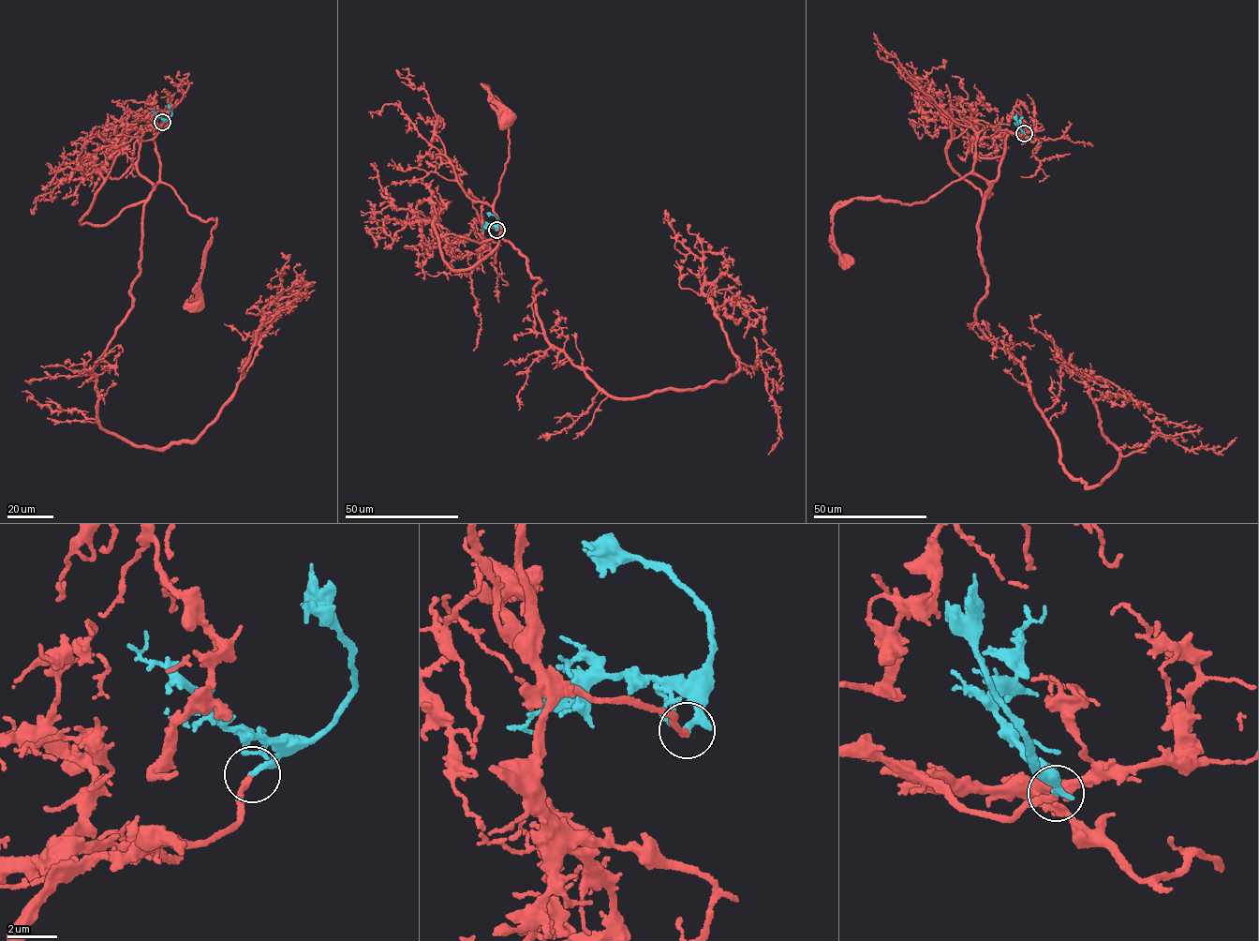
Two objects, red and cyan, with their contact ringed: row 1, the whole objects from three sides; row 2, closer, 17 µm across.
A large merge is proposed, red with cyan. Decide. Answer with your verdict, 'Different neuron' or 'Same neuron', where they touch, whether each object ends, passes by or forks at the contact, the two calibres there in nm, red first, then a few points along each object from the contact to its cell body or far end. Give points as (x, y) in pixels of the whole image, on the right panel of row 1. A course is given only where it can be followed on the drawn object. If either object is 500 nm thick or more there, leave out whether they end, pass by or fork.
Same neuron. Place: (1024, 133). At the ring red ends. At the ring cyan passes by. Thickness 200 nm (red) against 180 nm. Course of red: (1024, 133), (1007, 136), (995, 180), (967, 174), (924, 201), (865, 197), (836, 209), (835, 246), (847, 263). Course of cyan: (1024, 133), (1016, 122), (1016, 113)

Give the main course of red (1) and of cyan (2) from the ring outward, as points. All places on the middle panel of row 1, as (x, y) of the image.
1: (496, 230), (478, 232), (485, 242), (501, 231), (494, 201), (510, 138), (506, 112), (485, 85), (509, 119)
2: (496, 230), (498, 220), (487, 214)

